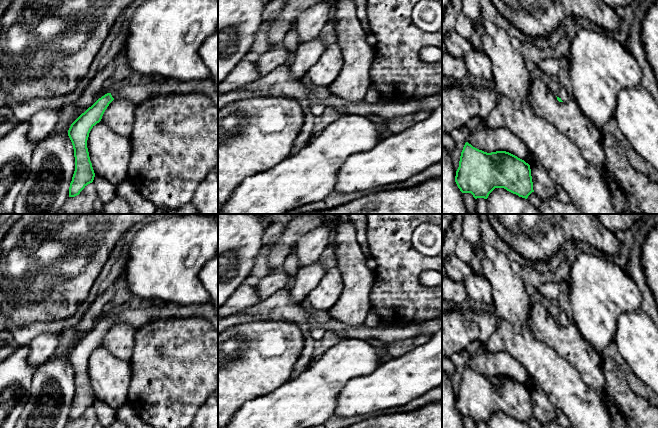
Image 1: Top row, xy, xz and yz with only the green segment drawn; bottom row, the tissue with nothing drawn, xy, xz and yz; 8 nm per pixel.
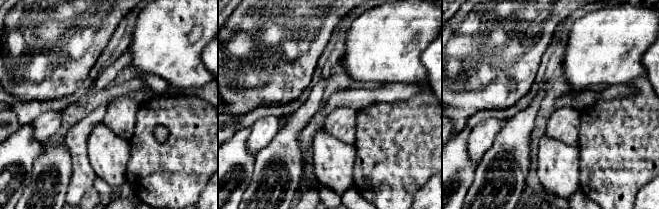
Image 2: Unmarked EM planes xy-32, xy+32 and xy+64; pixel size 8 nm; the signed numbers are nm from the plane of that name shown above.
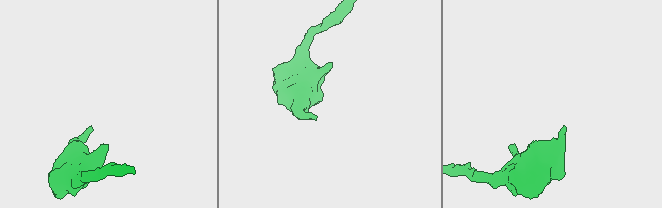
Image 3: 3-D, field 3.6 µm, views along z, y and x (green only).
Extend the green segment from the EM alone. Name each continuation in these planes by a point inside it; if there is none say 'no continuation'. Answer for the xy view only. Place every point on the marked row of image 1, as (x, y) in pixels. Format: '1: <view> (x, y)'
1: xy (138, 93)

